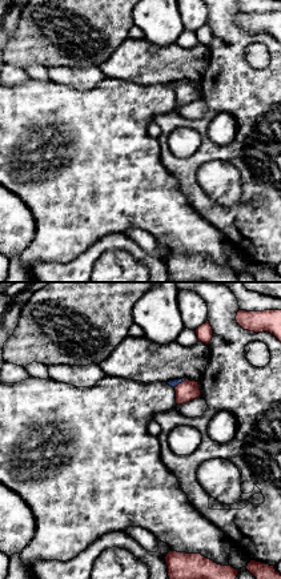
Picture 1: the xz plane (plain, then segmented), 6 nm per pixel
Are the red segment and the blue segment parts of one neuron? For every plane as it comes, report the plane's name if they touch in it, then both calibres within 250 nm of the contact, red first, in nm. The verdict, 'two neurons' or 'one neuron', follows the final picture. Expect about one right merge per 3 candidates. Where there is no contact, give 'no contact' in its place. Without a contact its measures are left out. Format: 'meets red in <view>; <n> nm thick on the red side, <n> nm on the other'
meets red in xz; 130 nm thick on the red side, 50 nm on the other

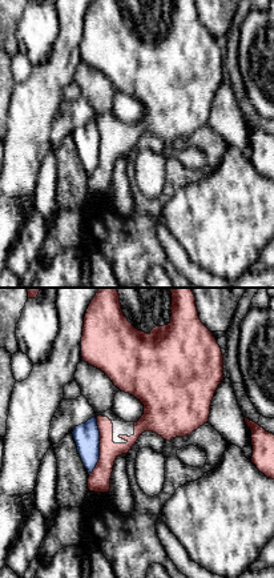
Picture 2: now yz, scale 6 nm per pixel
meets red in yz; 140 nm thick on the red side, 160 nm on the other

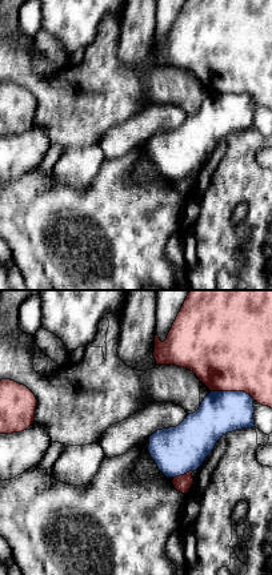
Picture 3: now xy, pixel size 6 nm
meets red in xy; 500 nm thick on the red side, 260 nm on the other

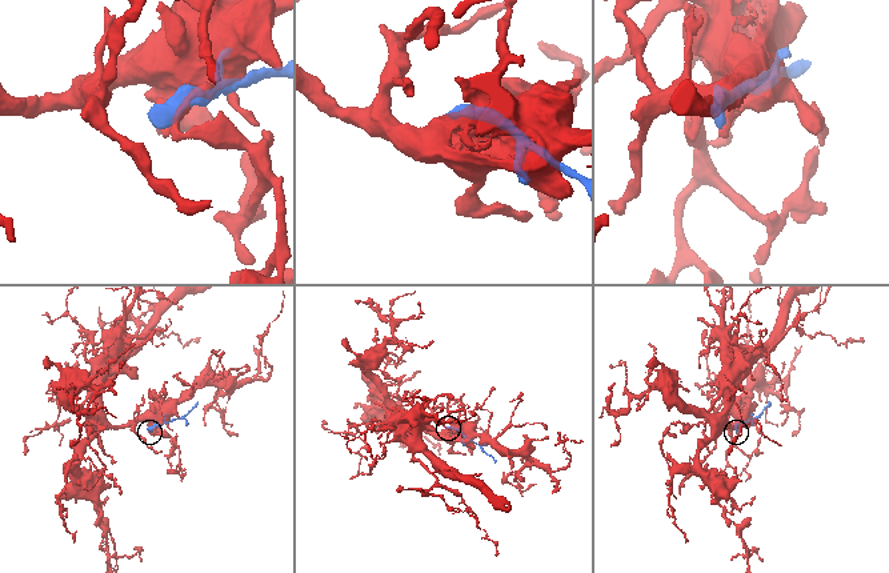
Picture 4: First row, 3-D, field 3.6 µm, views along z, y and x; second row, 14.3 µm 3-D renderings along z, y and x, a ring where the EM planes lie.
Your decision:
two neurons

